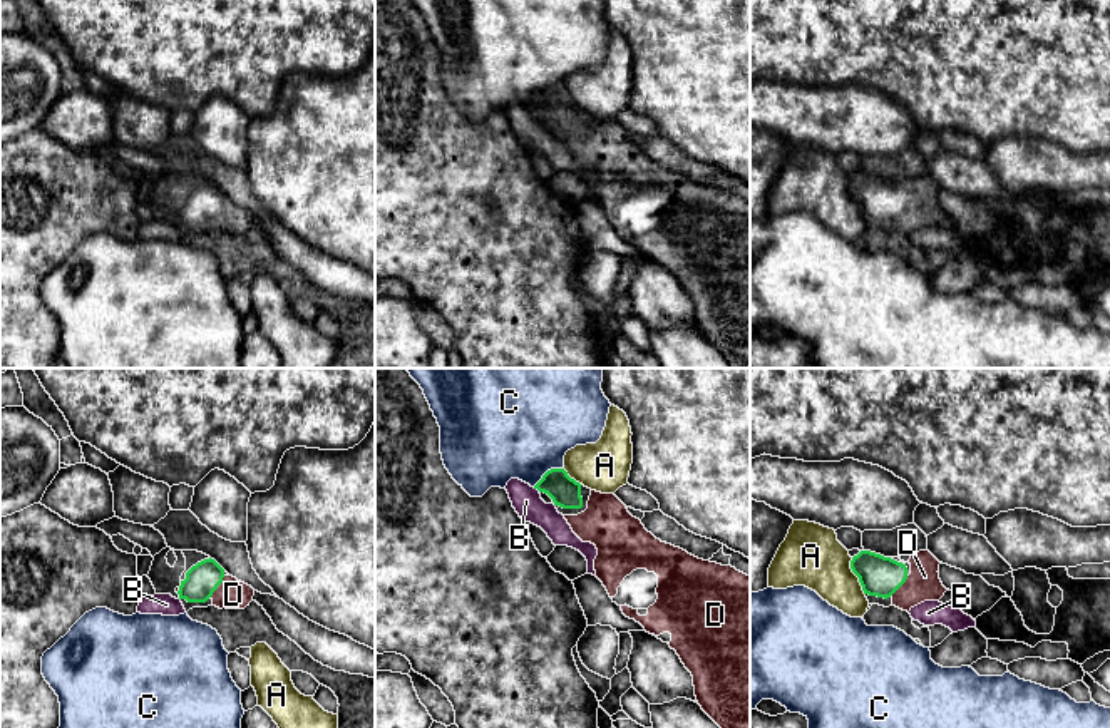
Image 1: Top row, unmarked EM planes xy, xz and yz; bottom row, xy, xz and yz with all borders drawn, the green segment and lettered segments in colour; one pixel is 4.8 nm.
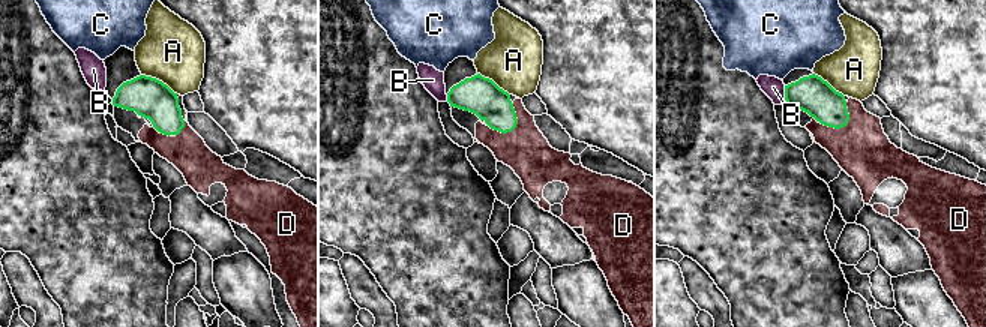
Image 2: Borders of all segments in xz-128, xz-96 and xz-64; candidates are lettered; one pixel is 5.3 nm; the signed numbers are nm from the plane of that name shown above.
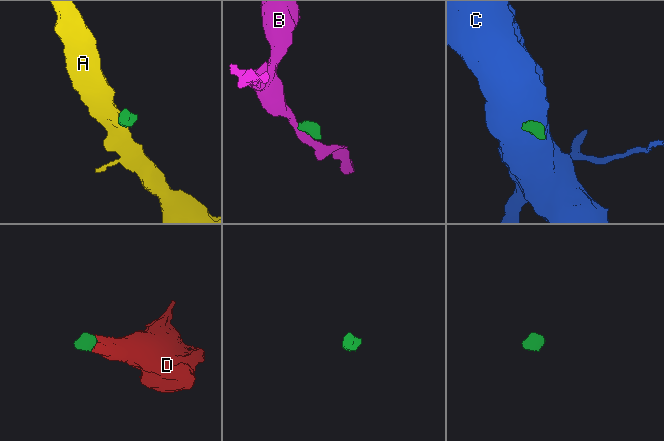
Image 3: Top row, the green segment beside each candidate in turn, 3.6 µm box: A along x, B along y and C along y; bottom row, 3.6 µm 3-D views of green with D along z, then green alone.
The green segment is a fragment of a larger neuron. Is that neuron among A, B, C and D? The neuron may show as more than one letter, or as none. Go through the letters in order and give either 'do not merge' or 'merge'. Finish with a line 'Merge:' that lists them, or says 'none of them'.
A: do not merge
B: do not merge
C: do not merge
D: merge
Merge: D

